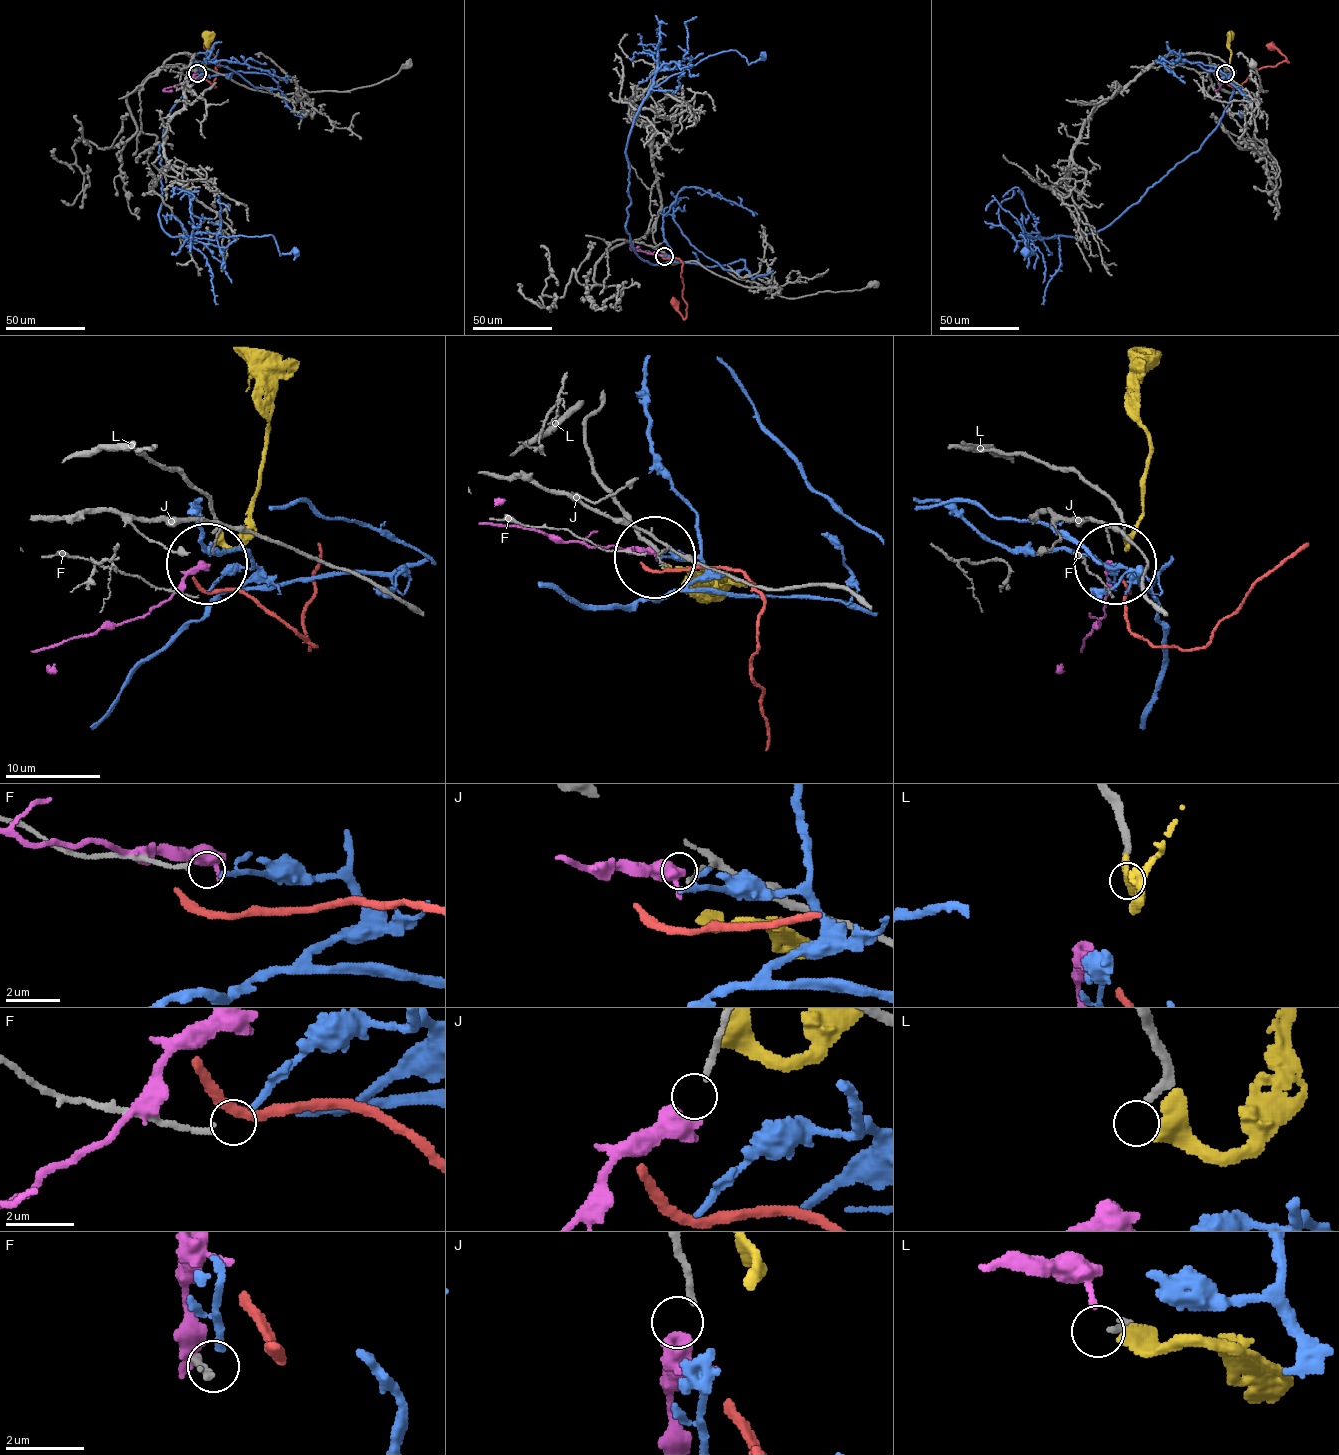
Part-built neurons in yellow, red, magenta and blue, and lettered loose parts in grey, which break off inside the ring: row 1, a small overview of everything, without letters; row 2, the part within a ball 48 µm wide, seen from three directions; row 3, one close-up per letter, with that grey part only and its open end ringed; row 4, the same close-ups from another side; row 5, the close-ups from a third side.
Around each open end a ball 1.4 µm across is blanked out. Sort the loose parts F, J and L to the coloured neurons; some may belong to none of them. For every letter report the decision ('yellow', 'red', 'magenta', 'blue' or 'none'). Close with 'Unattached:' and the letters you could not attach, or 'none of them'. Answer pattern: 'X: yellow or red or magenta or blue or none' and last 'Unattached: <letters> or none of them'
F: blue
J: magenta
L: yellow
Unattached: none of them

